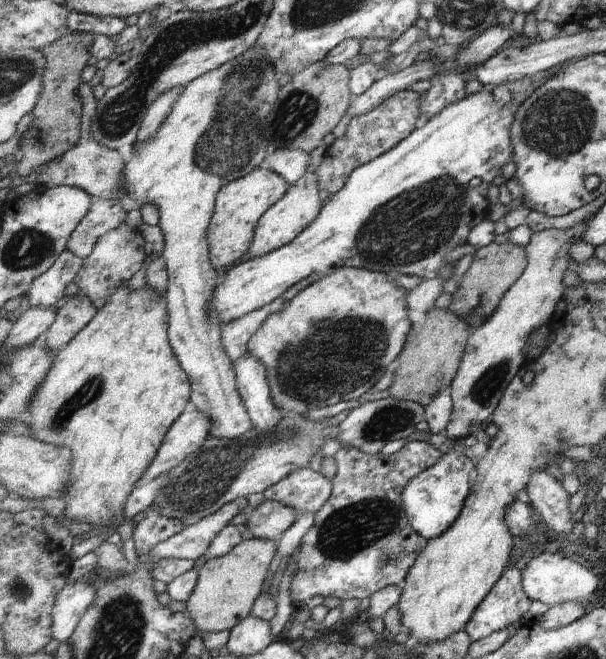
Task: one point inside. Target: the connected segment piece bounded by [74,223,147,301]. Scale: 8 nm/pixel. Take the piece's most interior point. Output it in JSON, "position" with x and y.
{"position":[120,254]}

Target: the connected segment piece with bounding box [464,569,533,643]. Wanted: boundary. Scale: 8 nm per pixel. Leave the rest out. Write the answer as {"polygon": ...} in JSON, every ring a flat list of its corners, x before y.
{"polygon":[[507,569,498,580,498,583,493,586,489,594,481,601,474,615,464,626,464,631,468,632,469,638,473,643,488,637,494,632,502,631,503,629,510,630,511,624,519,622,531,610,533,602,528,593,525,592,523,579,524,574,521,569]]}

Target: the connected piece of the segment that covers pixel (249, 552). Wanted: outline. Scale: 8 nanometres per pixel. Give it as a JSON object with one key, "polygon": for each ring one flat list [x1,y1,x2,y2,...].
{"polygon":[[253,537,238,544,225,556,207,560,199,569,197,586,186,605,186,616,192,618,201,631,231,631,252,614,275,552,277,544,274,540]]}

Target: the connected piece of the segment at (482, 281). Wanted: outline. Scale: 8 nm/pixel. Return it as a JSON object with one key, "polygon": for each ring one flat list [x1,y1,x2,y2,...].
{"polygon":[[508,240,505,243,491,243,481,247,473,255,473,262,459,281,459,287,452,295,452,303,447,307,460,316,473,334,477,328,496,312,503,295,521,278,528,267,526,247]]}

